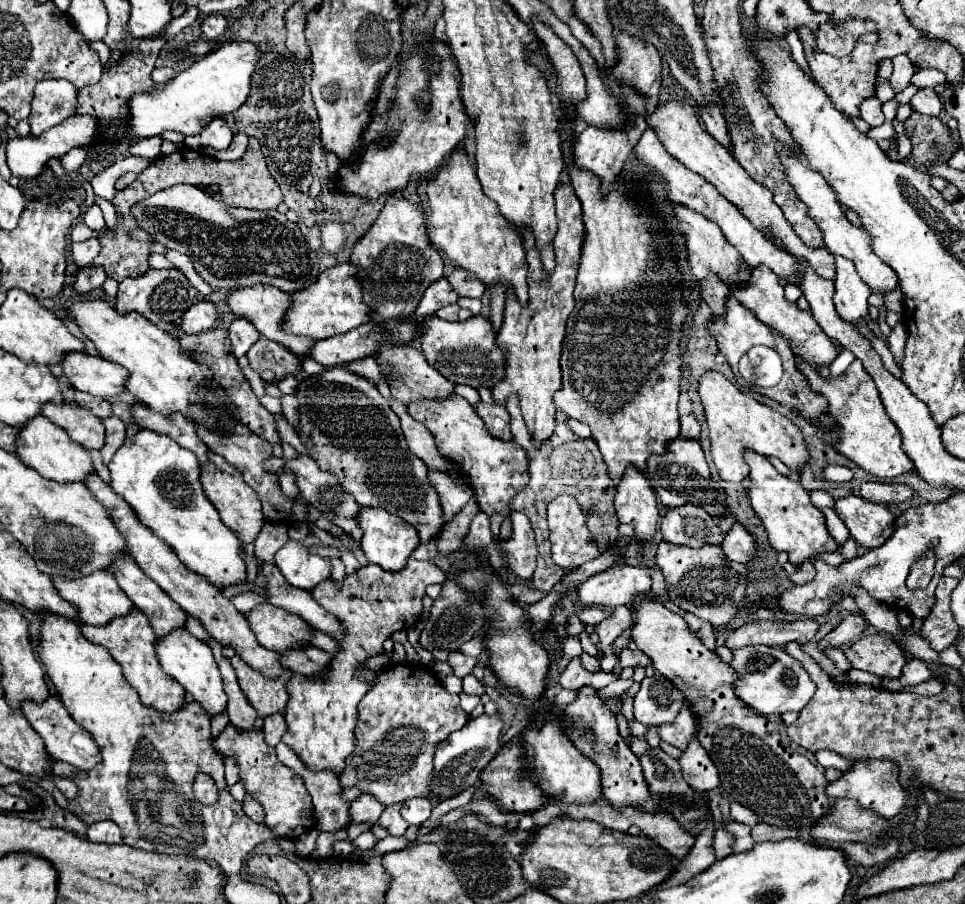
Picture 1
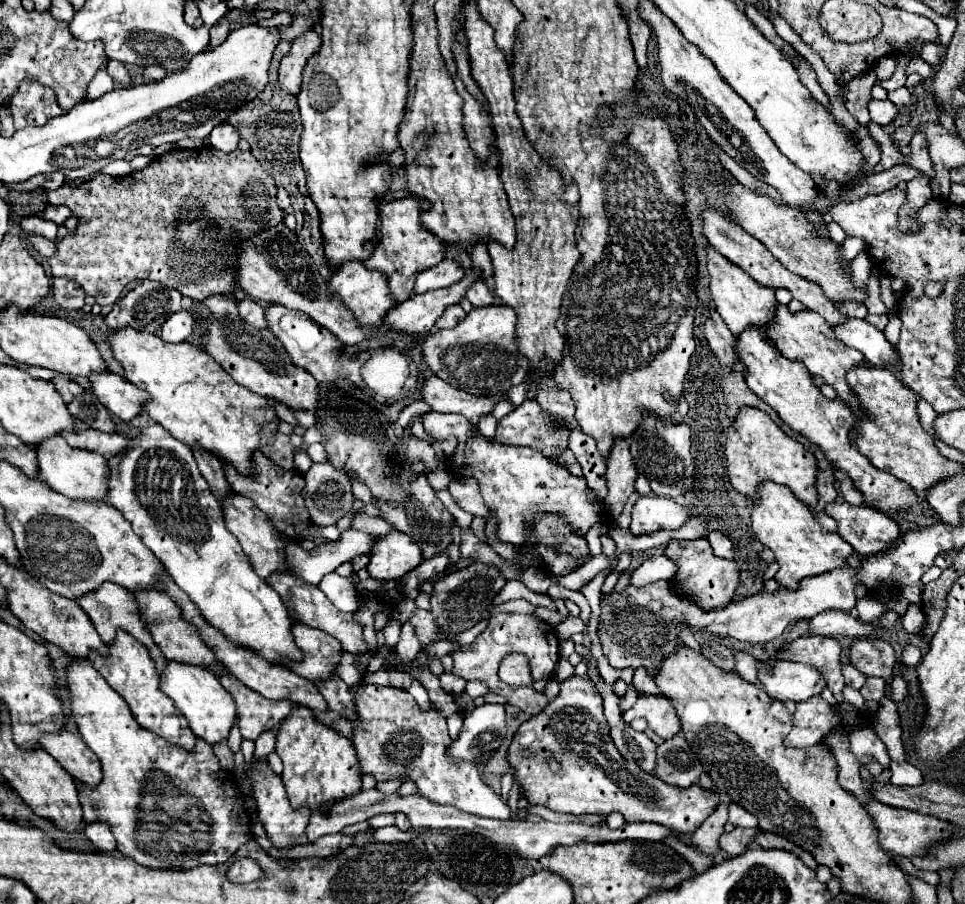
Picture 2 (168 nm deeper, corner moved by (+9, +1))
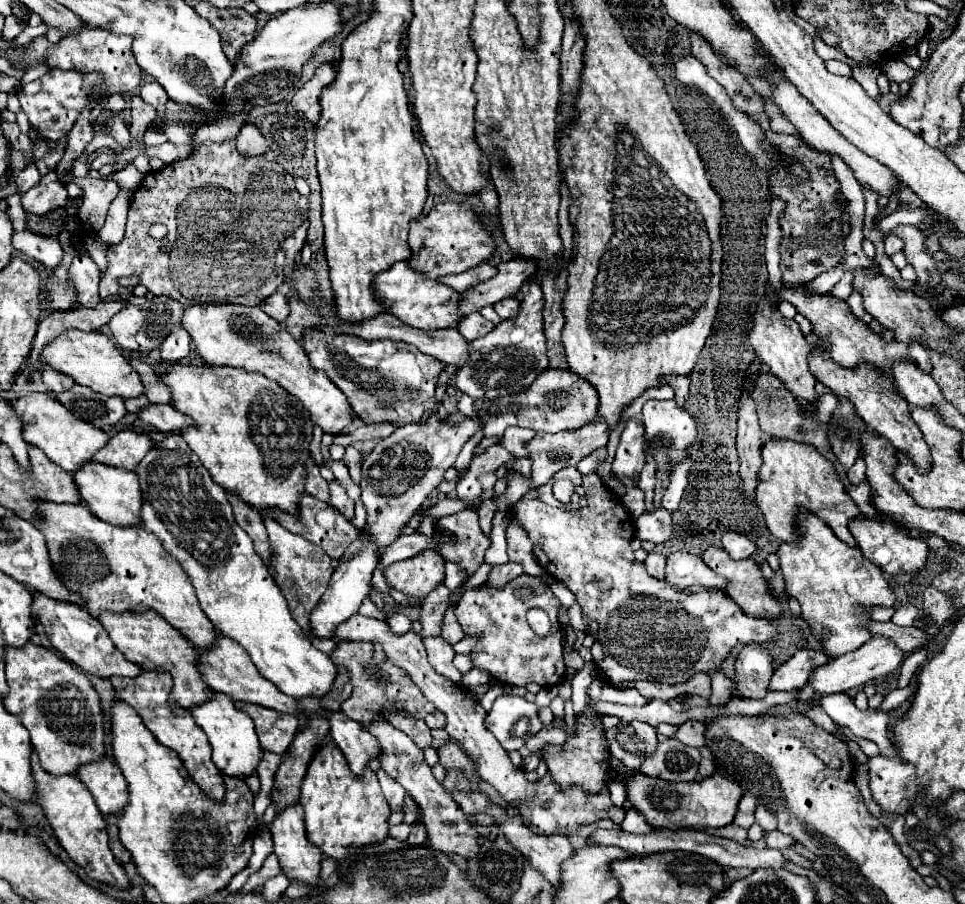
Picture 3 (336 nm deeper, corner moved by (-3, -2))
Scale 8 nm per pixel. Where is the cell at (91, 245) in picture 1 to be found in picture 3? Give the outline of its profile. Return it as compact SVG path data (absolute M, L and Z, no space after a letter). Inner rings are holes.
M21 231L13 235L13 247L25 253L29 259L45 265L47 269L55 269L63 259L63 249L57 239L33 235L29 231Z

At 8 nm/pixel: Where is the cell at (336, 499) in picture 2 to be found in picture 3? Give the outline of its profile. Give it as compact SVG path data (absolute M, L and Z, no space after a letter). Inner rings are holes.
M333 481L333 483L329 483L329 489L331 489L331 505L341 513L341 515L345 515L347 519L353 519L353 511L355 511L355 503L347 497L347 493L345 493L345 489L337 483L337 481Z

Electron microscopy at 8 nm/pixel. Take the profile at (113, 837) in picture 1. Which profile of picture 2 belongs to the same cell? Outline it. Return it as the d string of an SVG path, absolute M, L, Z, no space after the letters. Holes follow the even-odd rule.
M93 822L85 826L85 836L95 844L97 850L101 852L113 852L115 850L115 838L109 830L109 824L103 822Z

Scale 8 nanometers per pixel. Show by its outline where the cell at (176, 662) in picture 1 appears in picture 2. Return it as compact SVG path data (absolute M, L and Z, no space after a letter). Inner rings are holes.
M167 662L165 670L161 672L159 684L161 690L175 702L177 710L187 718L189 728L193 730L195 736L207 740L209 744L227 740L227 734L237 718L235 702L213 672L201 666L191 666L187 662Z

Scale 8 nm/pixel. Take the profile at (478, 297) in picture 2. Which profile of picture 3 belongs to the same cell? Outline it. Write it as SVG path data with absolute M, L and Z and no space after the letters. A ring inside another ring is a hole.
M509 297L505 301L499 301L493 305L495 307L495 313L501 317L501 319L509 319L509 317L515 317L519 313L519 299L515 297Z

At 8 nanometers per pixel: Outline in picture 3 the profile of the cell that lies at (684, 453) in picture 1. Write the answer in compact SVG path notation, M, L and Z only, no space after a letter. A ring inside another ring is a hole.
M647 401L643 405L643 425L645 441L655 461L669 461L671 465L677 465L685 459L685 453L697 441L697 425L693 417L675 401Z

